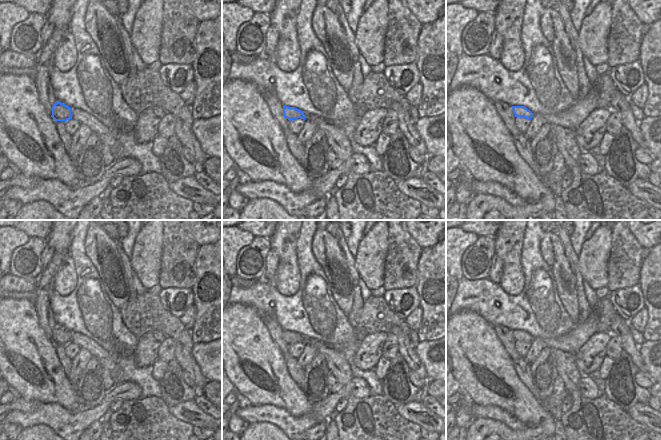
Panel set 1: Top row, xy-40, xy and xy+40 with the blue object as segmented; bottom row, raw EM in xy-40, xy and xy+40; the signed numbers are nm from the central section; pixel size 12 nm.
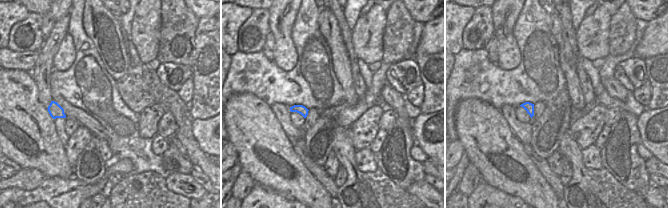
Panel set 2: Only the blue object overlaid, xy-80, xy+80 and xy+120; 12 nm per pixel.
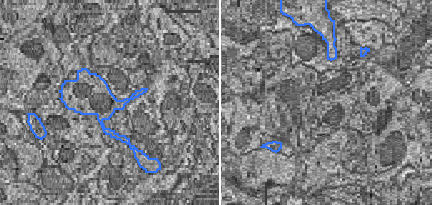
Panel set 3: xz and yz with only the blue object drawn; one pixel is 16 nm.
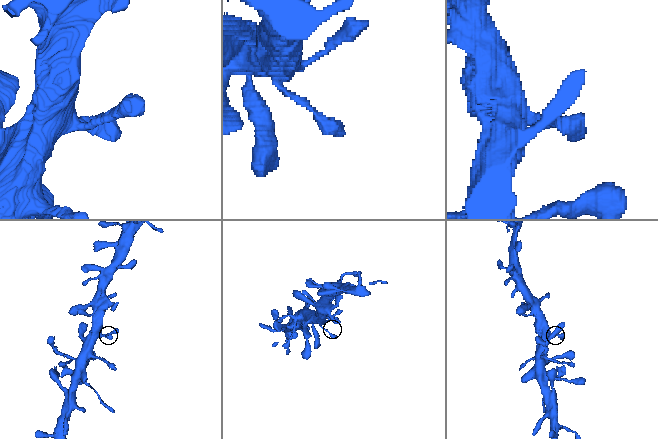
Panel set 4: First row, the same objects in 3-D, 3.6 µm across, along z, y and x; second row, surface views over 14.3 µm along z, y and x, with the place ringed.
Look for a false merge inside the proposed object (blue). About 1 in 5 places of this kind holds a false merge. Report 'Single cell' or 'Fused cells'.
Single cell

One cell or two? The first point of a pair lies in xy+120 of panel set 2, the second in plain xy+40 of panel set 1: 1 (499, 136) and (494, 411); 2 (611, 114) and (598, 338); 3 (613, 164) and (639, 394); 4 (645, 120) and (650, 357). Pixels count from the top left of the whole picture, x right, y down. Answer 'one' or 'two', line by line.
1: two
2: two
3: one
4: one

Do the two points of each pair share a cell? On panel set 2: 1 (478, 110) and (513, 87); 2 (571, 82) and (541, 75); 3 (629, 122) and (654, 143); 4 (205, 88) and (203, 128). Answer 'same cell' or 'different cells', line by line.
1: different cells
2: different cells
3: different cells
4: different cells

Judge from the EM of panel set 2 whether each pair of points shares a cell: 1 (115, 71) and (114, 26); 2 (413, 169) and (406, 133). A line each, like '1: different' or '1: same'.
1: same
2: same

